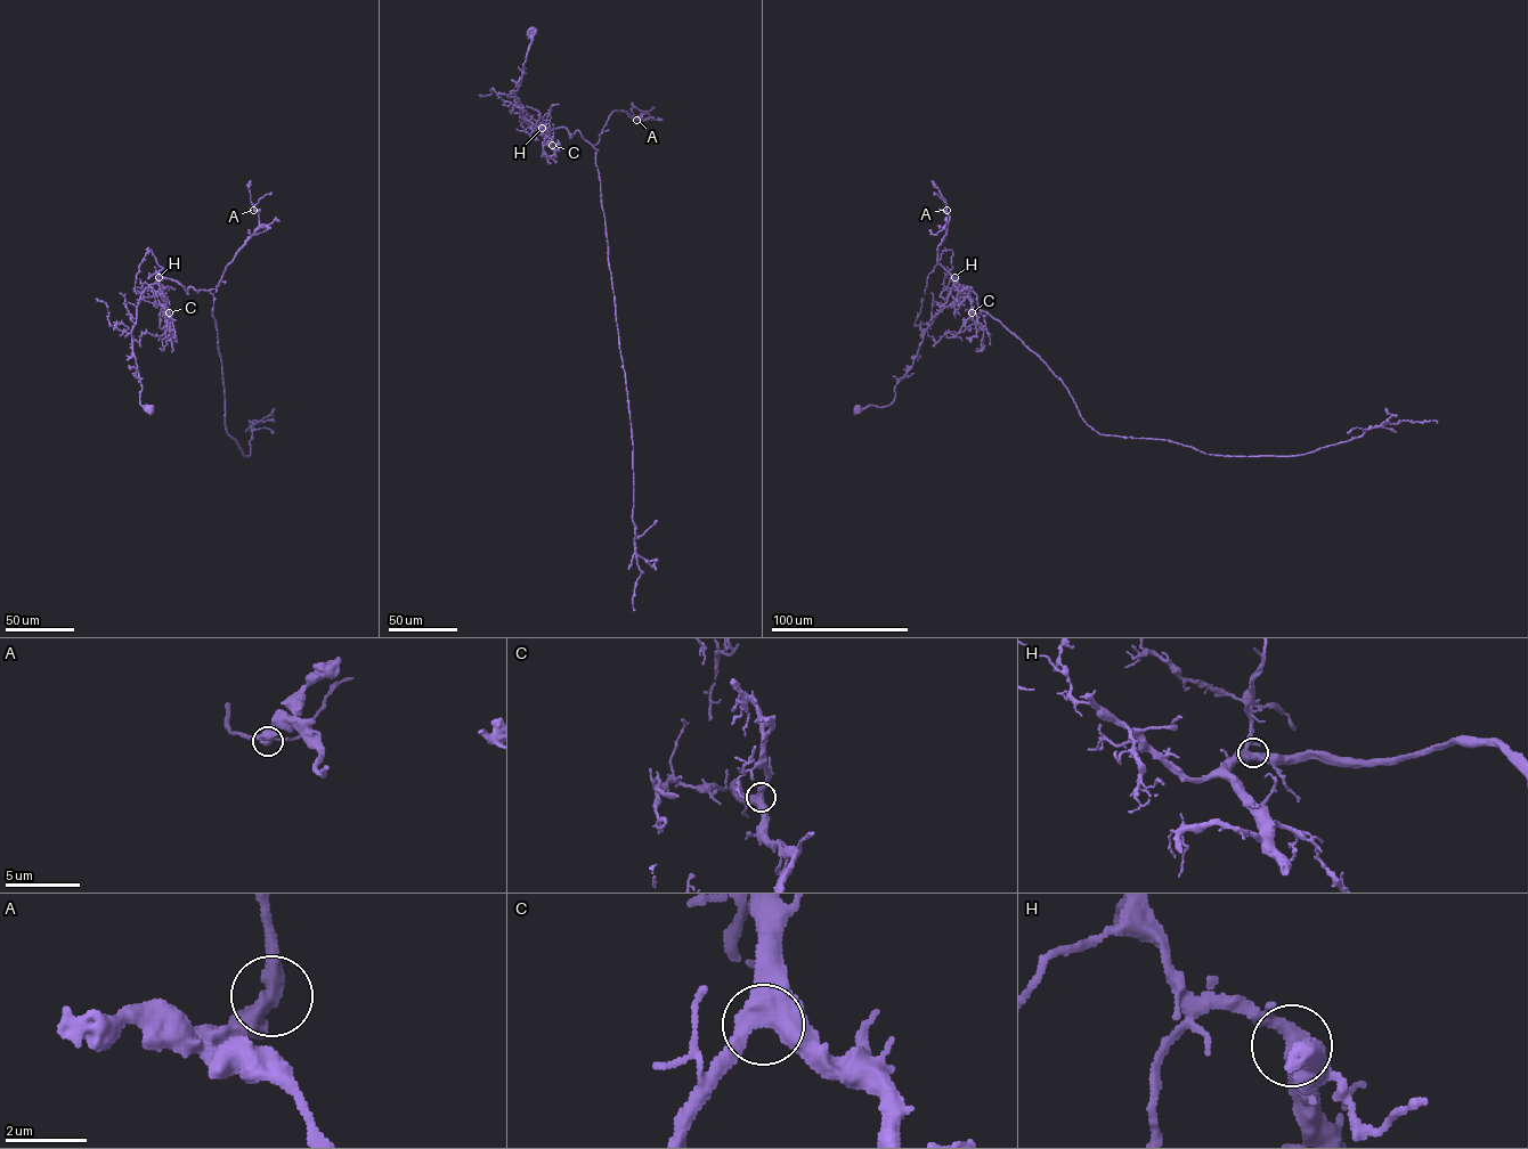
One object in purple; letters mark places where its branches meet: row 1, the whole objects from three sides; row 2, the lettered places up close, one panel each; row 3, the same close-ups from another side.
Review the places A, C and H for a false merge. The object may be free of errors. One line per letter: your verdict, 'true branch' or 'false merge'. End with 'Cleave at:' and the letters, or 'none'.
A: true branch
C: true branch
H: true branch
Cleave at: none

